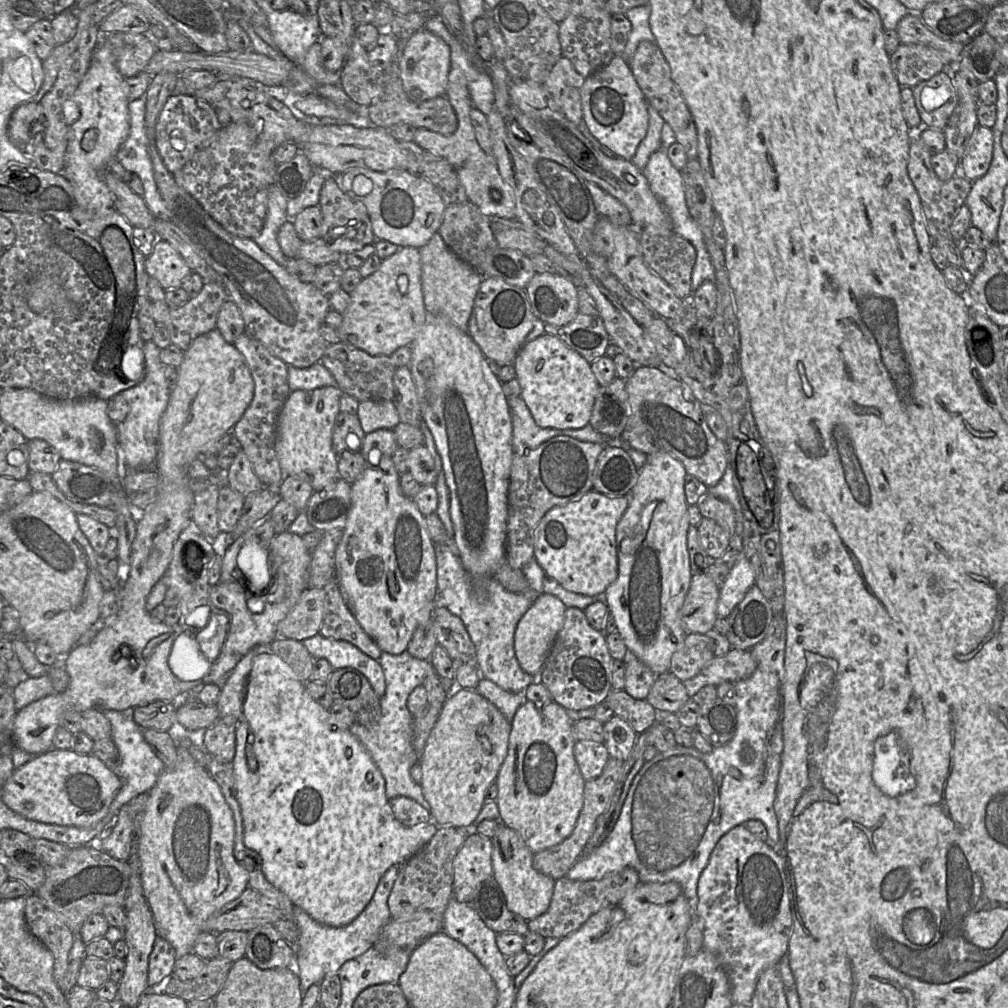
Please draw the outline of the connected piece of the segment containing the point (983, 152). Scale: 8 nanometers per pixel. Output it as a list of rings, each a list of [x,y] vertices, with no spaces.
[[[978,125],[970,138],[965,155],[959,162],[959,173],[970,181],[977,180],[988,171],[992,154],[992,130]]]

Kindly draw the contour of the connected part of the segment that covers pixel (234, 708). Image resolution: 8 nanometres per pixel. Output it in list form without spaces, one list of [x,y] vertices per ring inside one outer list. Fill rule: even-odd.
[[[270,645],[257,646],[250,650],[221,683],[221,692],[215,705],[219,719],[225,717],[240,718],[254,657],[263,652],[272,653]]]

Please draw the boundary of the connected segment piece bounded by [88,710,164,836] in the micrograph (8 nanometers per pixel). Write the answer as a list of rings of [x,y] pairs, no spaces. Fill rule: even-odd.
[[[105,710],[102,712],[111,725],[110,739],[115,744],[119,753],[118,764],[109,768],[120,779],[121,786],[110,805],[109,815],[95,826],[88,827],[88,833],[96,833],[96,836],[103,828],[114,822],[116,814],[122,806],[126,805],[132,798],[139,794],[144,792],[148,793],[157,782],[160,774],[164,771],[162,761],[155,755],[151,747],[145,741],[143,729],[132,720],[130,713],[114,710]]]

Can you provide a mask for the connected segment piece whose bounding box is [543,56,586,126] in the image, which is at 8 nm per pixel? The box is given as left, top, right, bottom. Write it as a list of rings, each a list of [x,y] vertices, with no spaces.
[[[562,56],[543,83],[565,117],[576,126],[583,120],[581,90],[585,79],[571,61]]]

